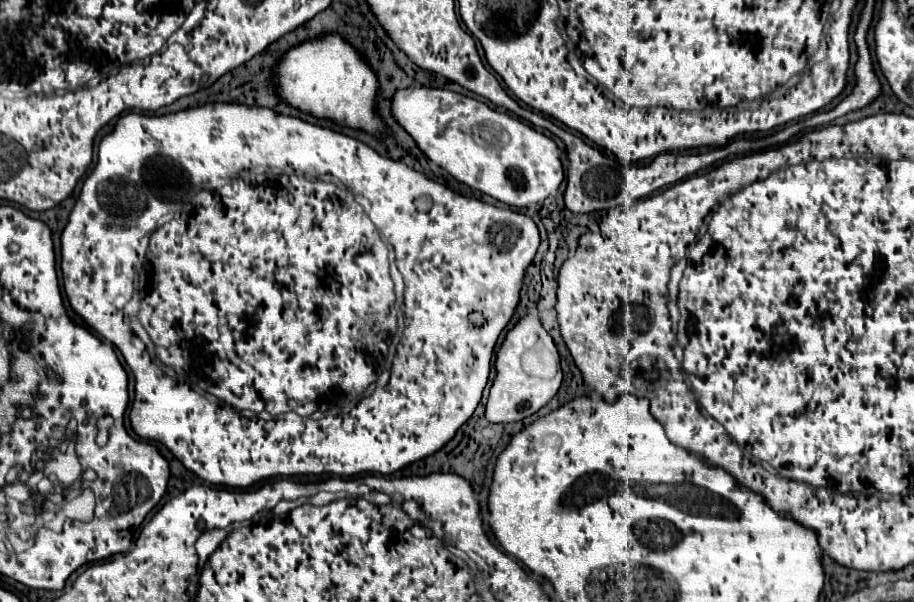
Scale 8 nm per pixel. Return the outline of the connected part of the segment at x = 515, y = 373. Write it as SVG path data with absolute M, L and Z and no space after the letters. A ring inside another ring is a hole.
M527 312L507 332L505 342L497 352L495 372L497 374L489 392L487 412L485 412L485 418L493 424L497 422L509 424L509 422L519 422L523 418L529 418L557 394L563 380L559 350L535 312Z

